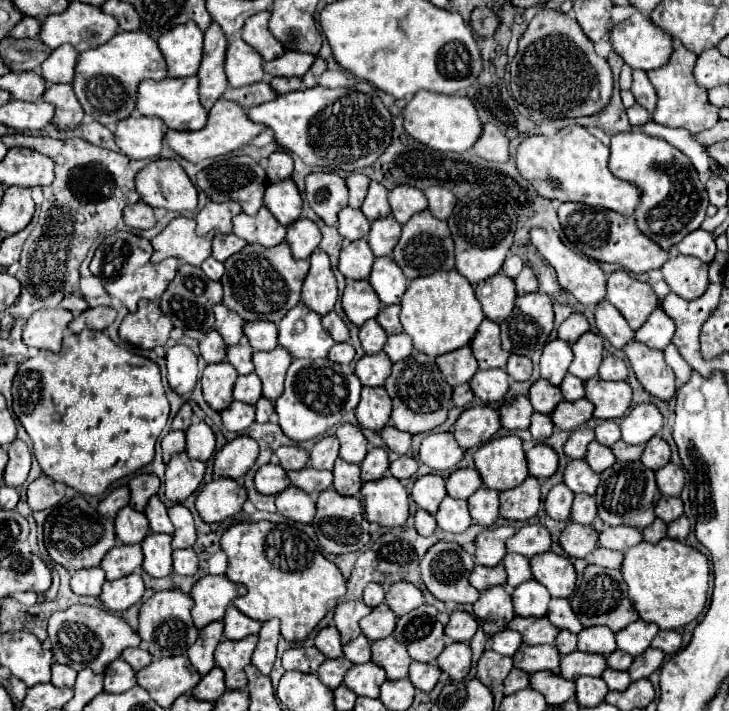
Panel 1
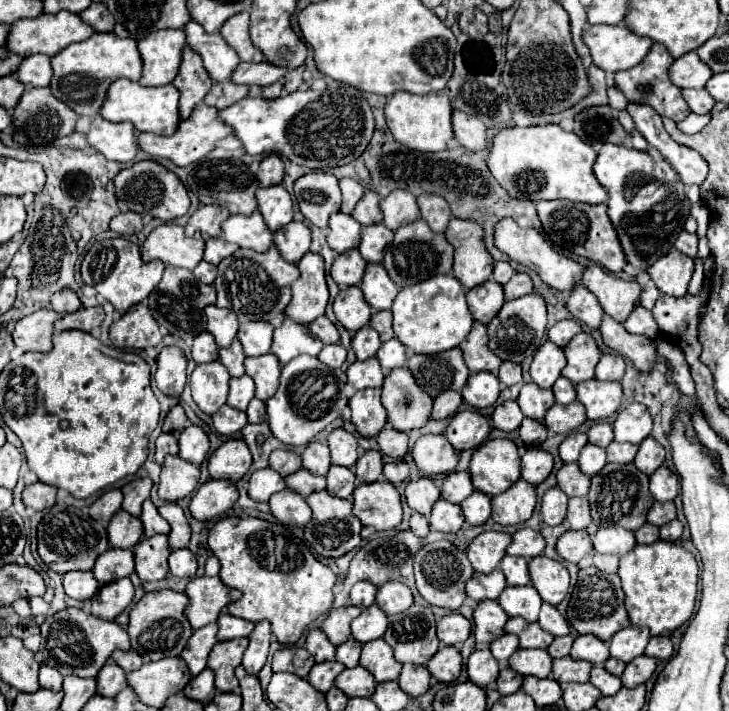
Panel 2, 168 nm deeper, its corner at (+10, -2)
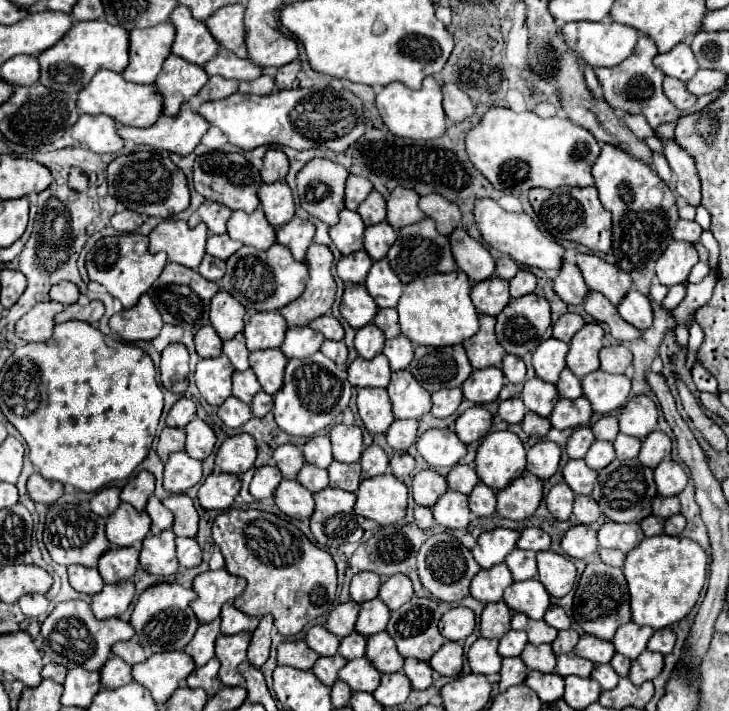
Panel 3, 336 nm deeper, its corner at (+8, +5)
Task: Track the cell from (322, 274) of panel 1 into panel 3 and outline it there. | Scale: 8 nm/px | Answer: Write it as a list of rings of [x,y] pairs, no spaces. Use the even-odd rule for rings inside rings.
[[[310,244],[304,260],[310,270],[306,290],[298,300],[280,310],[280,314],[288,320],[288,326],[306,326],[314,318],[330,312],[336,296],[336,282],[330,272],[332,260],[334,256],[326,246]]]

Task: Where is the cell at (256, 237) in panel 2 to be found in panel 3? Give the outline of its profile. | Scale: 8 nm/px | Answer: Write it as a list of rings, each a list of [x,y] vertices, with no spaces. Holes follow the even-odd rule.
[[[260,208],[252,214],[246,214],[244,210],[232,212],[228,220],[228,234],[232,240],[254,246],[258,250],[266,250],[276,242],[276,230],[268,224]]]

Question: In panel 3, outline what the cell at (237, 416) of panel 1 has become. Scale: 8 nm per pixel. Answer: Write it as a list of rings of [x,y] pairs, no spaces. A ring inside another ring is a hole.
[[[230,396],[220,408],[218,408],[218,416],[220,420],[228,426],[228,428],[240,428],[244,426],[250,418],[252,418],[252,412],[250,412],[250,406],[240,402],[238,398]]]

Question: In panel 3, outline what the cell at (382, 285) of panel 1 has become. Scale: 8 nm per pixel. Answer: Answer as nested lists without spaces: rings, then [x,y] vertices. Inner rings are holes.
[[[388,260],[374,262],[366,278],[366,290],[376,300],[378,308],[394,308],[402,296],[402,282],[392,272]]]

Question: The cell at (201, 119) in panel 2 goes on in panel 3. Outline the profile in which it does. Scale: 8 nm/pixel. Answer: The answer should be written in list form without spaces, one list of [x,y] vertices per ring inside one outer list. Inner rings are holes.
[[[184,104],[176,116],[160,116],[150,128],[124,128],[118,126],[118,136],[134,144],[162,148],[180,156],[188,156],[202,140],[210,126],[190,104]]]

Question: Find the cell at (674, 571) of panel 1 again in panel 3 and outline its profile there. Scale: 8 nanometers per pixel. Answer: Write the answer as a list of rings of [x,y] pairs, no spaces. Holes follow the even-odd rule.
[[[658,534],[644,538],[626,554],[622,572],[628,580],[632,622],[660,630],[680,622],[694,608],[706,580],[706,554],[690,538]]]

